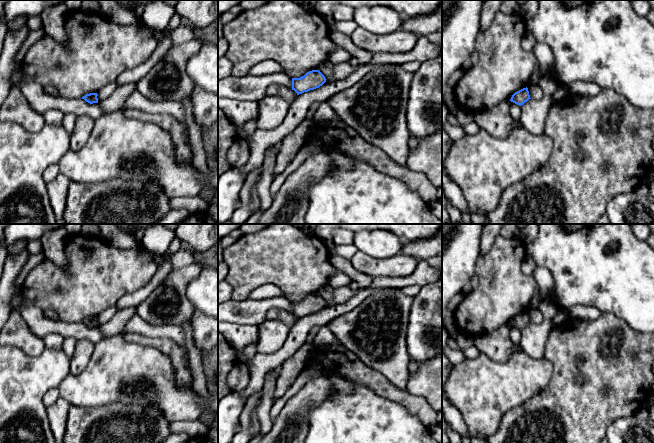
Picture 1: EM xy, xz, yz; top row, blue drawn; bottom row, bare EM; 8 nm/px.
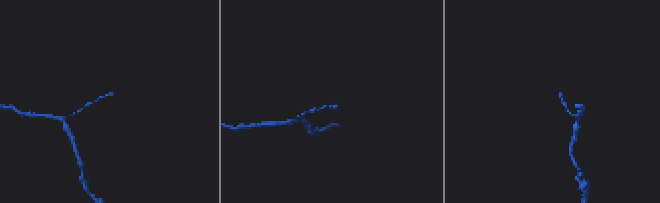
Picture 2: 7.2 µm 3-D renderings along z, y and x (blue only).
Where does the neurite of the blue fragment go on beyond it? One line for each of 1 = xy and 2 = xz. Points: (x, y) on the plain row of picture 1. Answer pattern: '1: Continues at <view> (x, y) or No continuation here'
1: No continuation here
2: No continuation here

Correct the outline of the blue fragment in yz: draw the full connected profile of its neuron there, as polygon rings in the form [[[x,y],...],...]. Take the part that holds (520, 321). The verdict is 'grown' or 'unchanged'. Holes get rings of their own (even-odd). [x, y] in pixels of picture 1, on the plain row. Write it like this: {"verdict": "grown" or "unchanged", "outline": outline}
{"verdict": "unchanged", "outline": [[[523,312],[517,316],[515,316],[510,325],[521,330],[523,329],[525,326],[527,326],[530,322],[530,319],[529,319],[529,315],[528,315],[528,312]]]}

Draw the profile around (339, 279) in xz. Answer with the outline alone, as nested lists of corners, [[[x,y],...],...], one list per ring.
[[[337,270],[329,281],[329,286],[333,289],[338,289],[350,286],[352,280],[343,272]]]

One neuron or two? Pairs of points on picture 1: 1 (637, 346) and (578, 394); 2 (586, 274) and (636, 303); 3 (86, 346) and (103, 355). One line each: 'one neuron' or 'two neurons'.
1: one neuron
2: one neuron
3: two neurons

